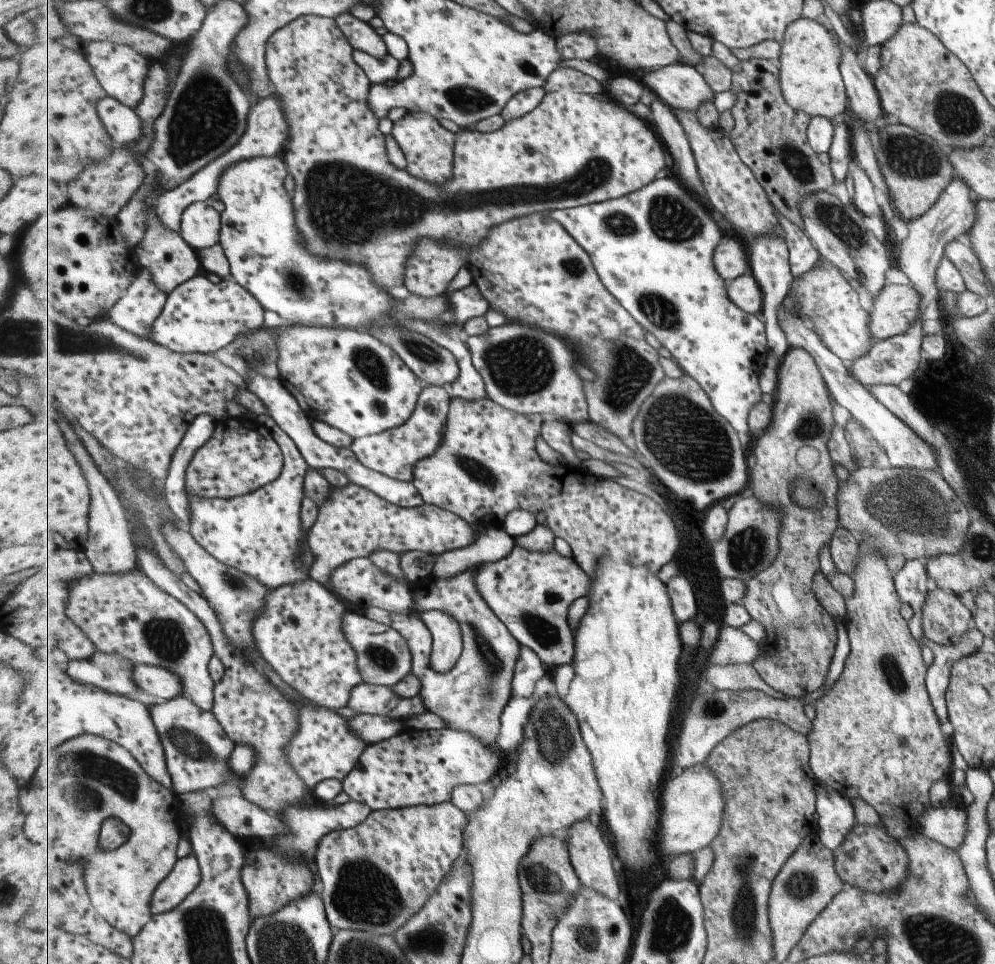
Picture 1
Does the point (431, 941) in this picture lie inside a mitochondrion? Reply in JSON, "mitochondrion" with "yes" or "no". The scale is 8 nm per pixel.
{"mitochondrion":"yes"}

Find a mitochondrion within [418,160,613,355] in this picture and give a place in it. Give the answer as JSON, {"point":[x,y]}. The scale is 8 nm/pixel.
{"point":[572,266]}

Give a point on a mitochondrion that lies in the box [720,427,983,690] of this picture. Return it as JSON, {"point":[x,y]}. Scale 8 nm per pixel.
{"point":[906,505]}

